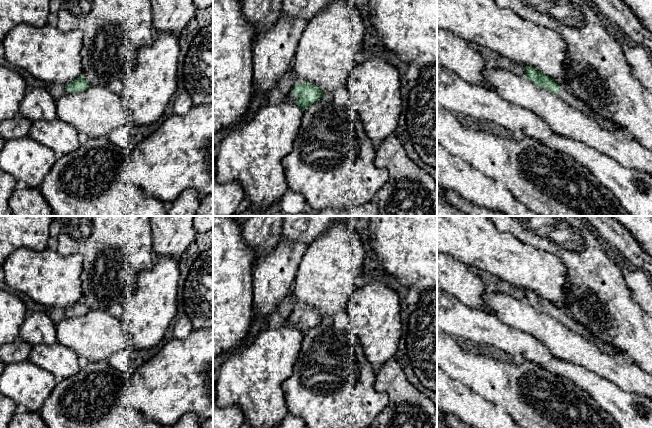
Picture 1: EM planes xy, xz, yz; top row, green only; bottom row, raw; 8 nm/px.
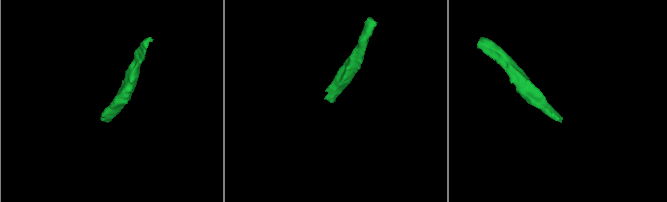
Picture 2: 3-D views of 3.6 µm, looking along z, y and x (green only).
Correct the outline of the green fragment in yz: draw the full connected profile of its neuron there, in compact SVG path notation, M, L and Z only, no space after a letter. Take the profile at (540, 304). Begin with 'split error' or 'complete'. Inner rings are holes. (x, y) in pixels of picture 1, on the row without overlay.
split error; M525 290L524 293L525 293L525 302L531 305L535 310L539 311L540 313L545 313L557 319L559 322L561 322L563 325L565 325L572 331L584 336L590 342L596 344L603 352L610 354L610 355L615 355L619 352L614 346L608 343L598 341L590 333L588 329L586 329L576 320L574 320L566 312L566 310L561 310L557 308L552 302L542 298L540 295L538 295L534 291Z

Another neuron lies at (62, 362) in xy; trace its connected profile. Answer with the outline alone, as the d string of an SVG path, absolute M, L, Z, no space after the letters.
M57 342L54 345L32 346L28 360L51 373L57 382L72 377L80 370L79 356L74 350Z

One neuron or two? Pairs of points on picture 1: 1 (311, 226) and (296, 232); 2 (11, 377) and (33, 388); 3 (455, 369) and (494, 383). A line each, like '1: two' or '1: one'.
1: one
2: one
3: one

